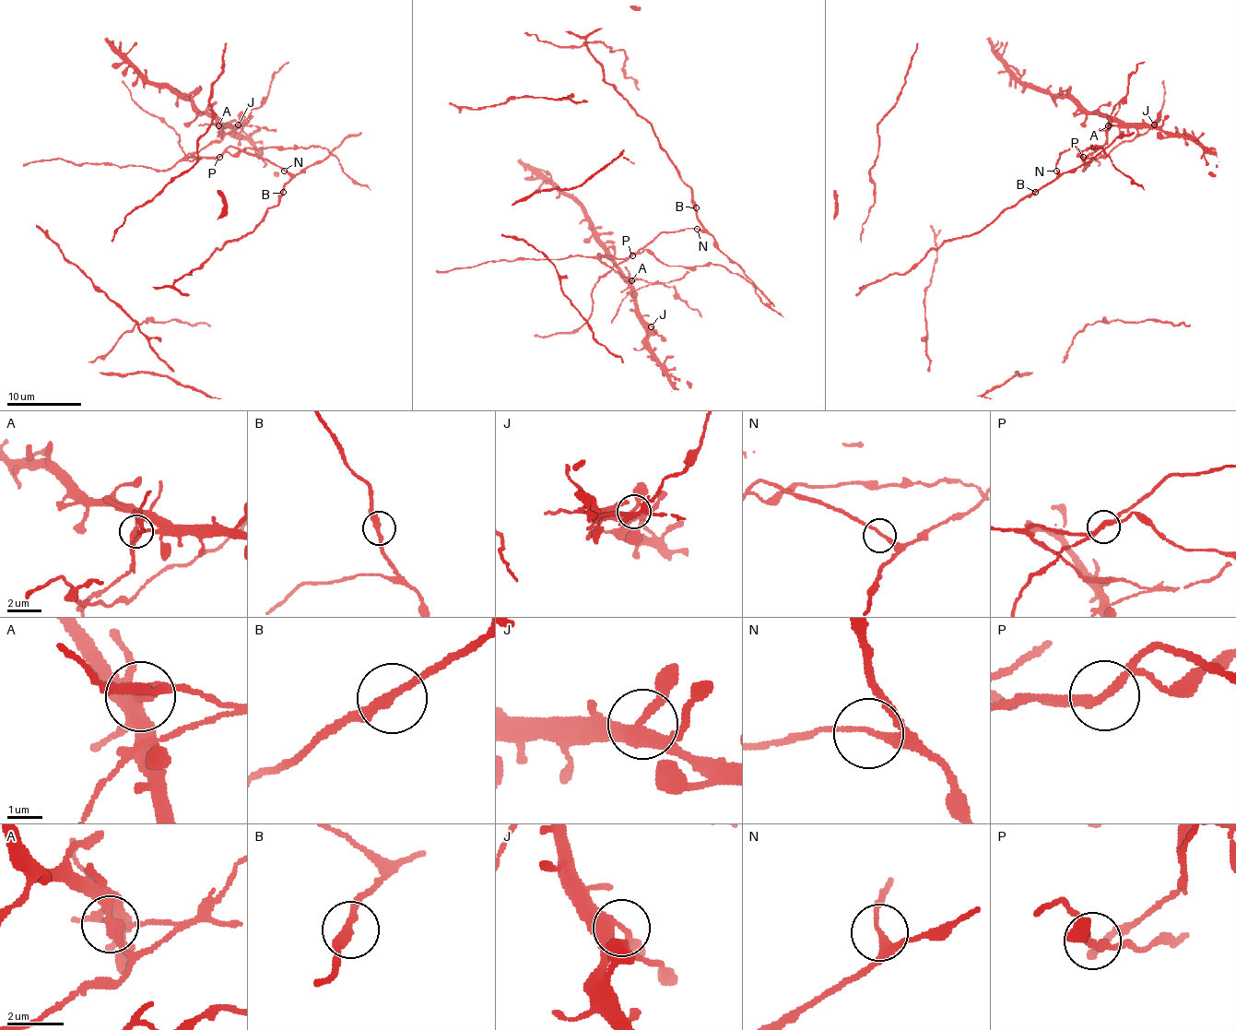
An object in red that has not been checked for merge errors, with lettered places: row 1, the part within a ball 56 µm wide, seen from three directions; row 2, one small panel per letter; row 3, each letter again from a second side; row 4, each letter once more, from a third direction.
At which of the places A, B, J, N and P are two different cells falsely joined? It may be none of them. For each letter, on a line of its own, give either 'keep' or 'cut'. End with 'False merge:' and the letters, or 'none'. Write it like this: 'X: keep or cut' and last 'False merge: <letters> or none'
A: cut
B: keep
J: keep
N: keep
P: cut
False merge: A, P

